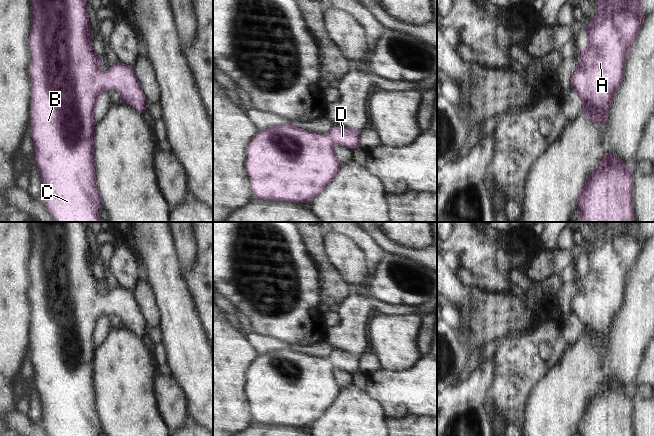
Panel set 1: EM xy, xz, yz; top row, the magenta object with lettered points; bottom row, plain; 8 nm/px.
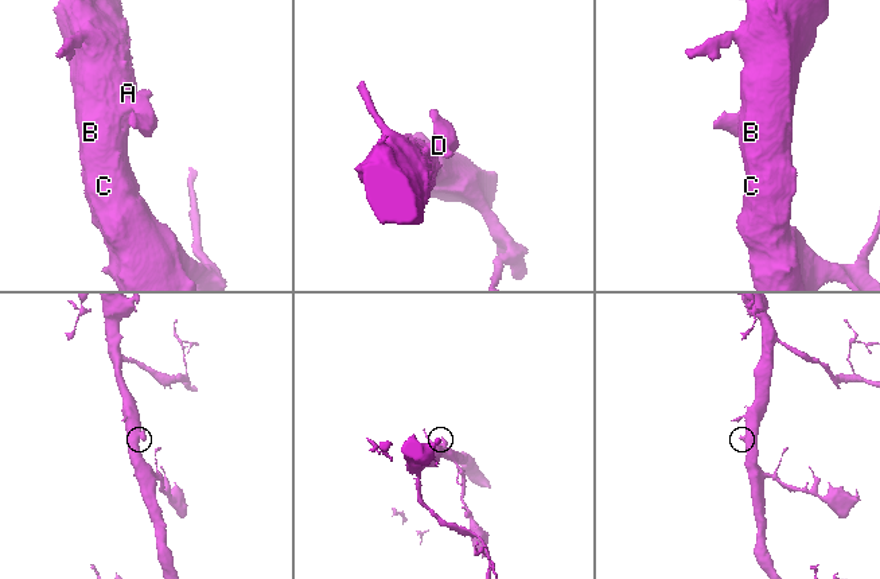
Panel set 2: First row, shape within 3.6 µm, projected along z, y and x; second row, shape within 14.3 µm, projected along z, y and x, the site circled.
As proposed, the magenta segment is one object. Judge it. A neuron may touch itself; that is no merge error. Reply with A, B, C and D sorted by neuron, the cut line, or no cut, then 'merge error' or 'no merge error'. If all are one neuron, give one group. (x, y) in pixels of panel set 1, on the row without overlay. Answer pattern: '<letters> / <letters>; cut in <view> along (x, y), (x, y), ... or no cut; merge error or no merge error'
A B C D; no cut; no merge error

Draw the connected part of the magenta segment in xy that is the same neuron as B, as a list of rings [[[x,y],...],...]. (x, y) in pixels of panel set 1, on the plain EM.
[[[31,222],[33,232],[33,252],[29,263],[29,272],[32,275],[32,288],[30,298],[32,300],[32,329],[31,329],[31,358],[34,365],[35,384],[42,403],[42,423],[49,436],[100,436],[103,433],[103,423],[96,405],[96,387],[94,385],[94,375],[96,373],[97,344],[93,339],[97,336],[97,327],[101,324],[101,319],[108,315],[116,315],[129,330],[140,335],[146,335],[146,322],[141,309],[133,295],[133,291],[121,287],[120,285],[107,295],[101,293],[102,281],[97,278],[92,271],[93,258],[91,257],[91,247],[86,233],[86,222]]]

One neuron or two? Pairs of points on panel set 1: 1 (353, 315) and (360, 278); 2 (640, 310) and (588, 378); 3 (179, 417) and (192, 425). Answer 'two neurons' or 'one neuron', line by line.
1: two neurons
2: one neuron
3: two neurons

